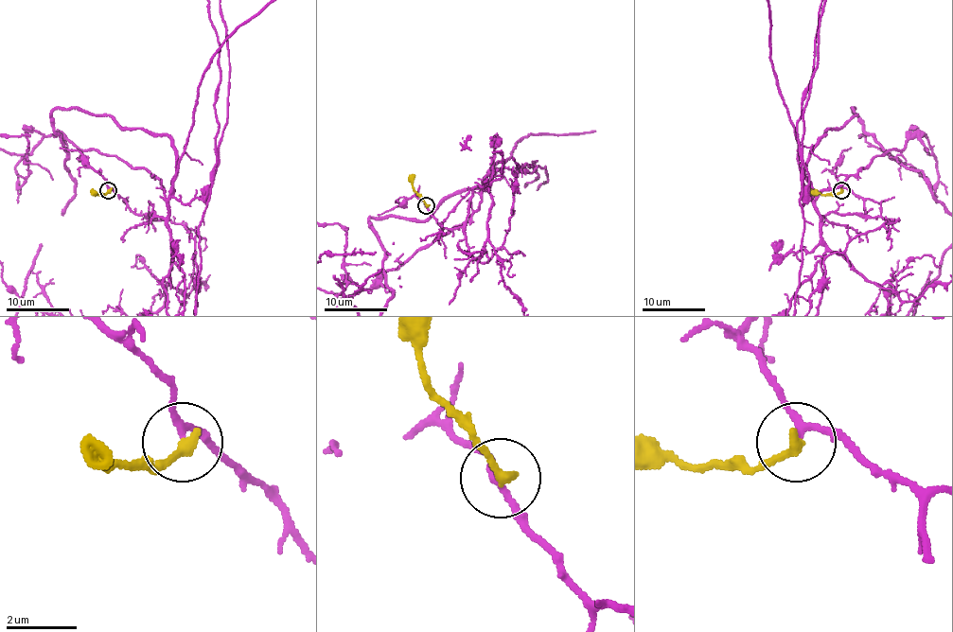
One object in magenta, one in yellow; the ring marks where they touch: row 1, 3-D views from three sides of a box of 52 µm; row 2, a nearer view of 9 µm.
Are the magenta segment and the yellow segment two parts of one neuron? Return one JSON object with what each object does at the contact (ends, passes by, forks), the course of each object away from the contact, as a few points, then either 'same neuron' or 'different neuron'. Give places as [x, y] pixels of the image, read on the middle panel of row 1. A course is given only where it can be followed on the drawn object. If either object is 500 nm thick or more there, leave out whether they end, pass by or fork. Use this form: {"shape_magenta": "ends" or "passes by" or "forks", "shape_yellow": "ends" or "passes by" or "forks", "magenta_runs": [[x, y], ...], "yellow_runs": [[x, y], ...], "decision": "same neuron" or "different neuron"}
{"shape_magenta": "passes by", "shape_yellow": "ends", "yellow_runs": [[427, 206], [414, 190], [410, 175]], "decision": "different neuron"}

